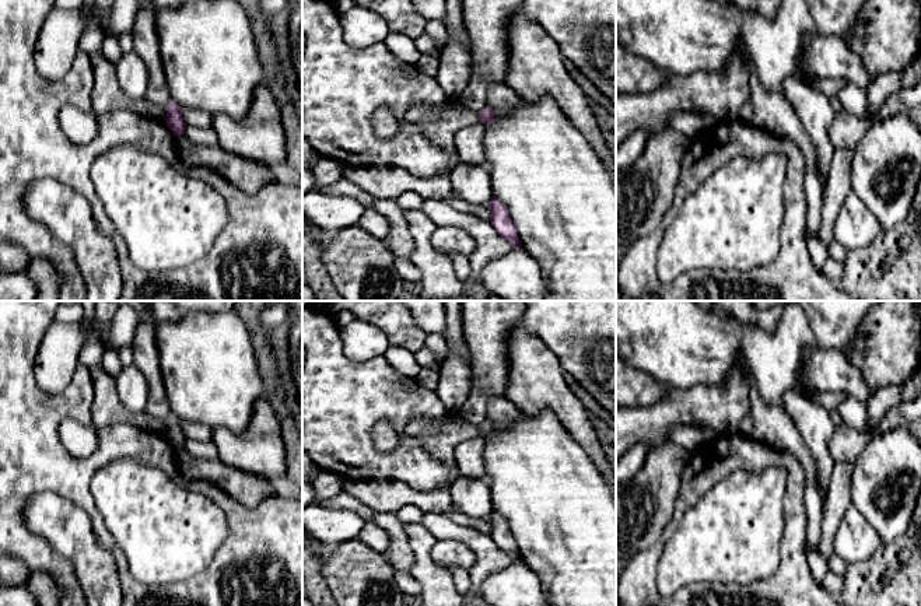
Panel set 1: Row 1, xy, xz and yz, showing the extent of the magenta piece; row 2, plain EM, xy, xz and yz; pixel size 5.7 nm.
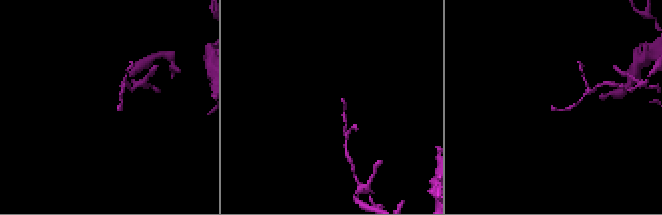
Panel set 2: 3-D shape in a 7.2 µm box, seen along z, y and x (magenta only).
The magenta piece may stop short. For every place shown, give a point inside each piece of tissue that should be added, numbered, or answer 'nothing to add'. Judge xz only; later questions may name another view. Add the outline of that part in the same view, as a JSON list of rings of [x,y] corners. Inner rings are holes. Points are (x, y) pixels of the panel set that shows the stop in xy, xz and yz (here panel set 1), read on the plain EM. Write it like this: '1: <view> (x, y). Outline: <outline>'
nothing to add

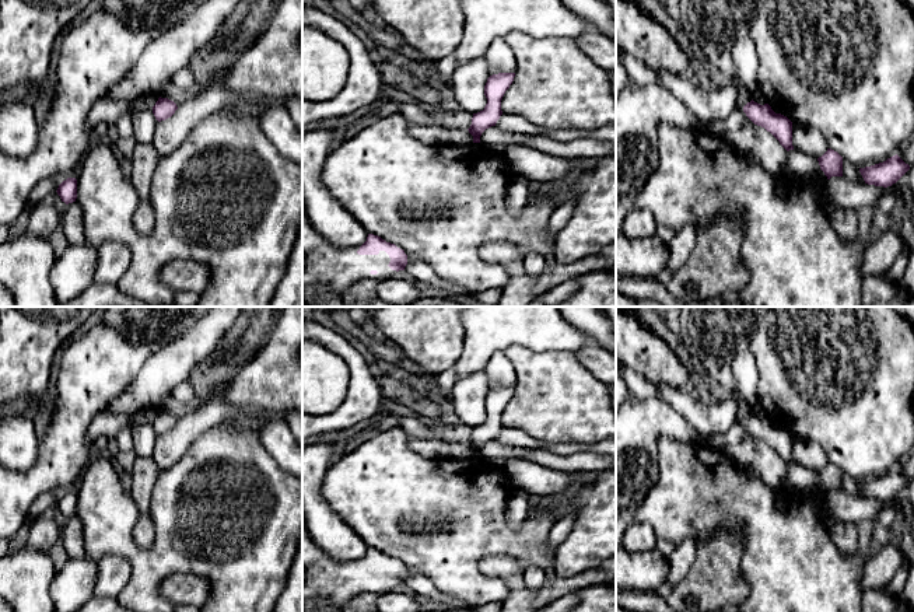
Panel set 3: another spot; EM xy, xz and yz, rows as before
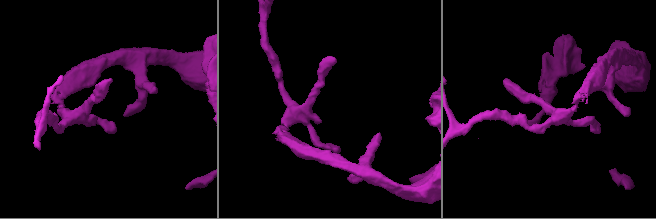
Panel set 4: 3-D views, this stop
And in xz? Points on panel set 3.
1: xz (329, 584). Outline: [[[302,518],[302,566],[307,578],[302,584],[302,612],[316,612],[319,608],[343,606],[356,595],[395,591],[396,584],[388,578],[389,569],[358,569],[356,562],[335,562],[315,541],[311,539]]]

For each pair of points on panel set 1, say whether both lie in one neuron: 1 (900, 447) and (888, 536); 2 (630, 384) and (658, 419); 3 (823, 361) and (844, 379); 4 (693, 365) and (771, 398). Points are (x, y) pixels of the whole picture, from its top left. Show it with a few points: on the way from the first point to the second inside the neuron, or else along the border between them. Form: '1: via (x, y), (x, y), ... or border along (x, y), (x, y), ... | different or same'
1: via (881, 469), (868, 482), (868, 507), (875, 514) | same
2: border along (669, 391), (651, 405), (630, 407) | different
3: via (829, 367), (839, 375) | same
4: via (718, 343), (741, 343), (770, 372) | same

